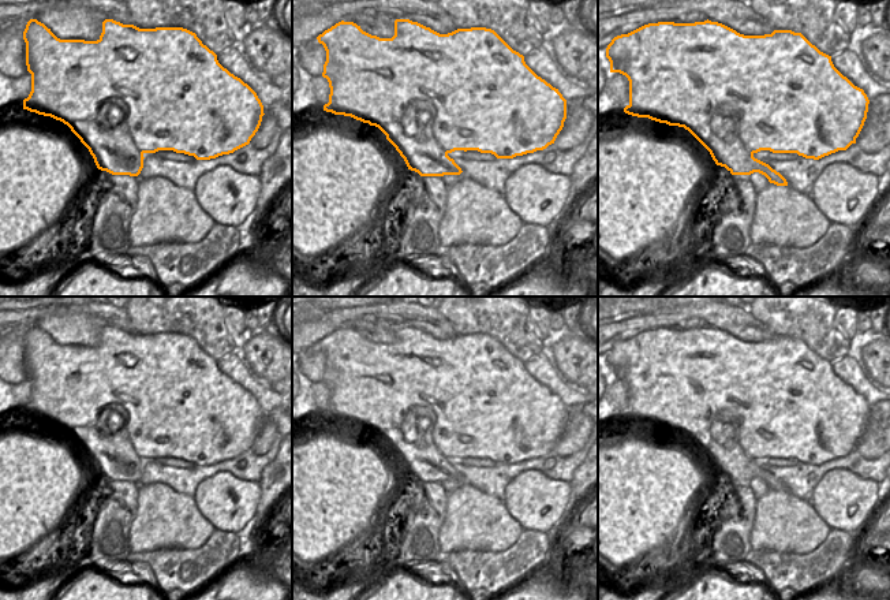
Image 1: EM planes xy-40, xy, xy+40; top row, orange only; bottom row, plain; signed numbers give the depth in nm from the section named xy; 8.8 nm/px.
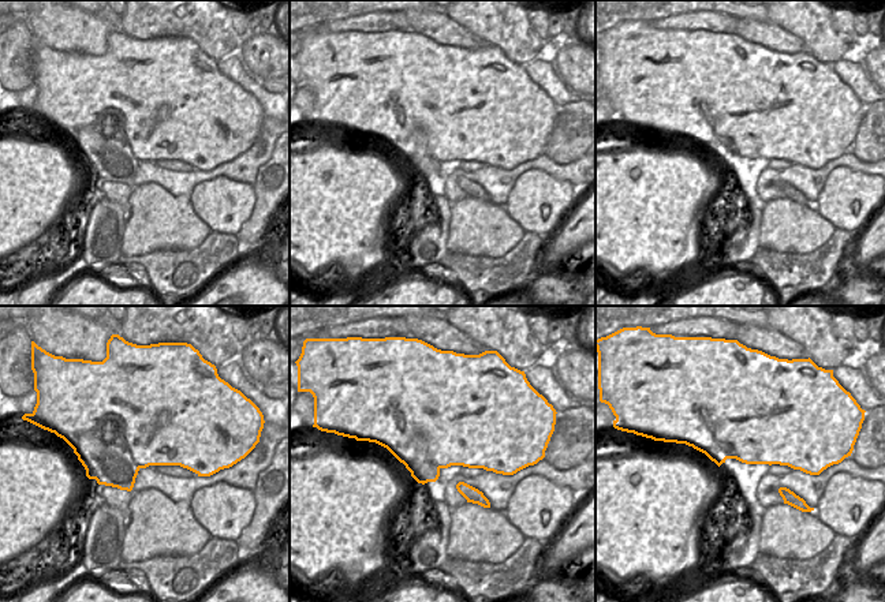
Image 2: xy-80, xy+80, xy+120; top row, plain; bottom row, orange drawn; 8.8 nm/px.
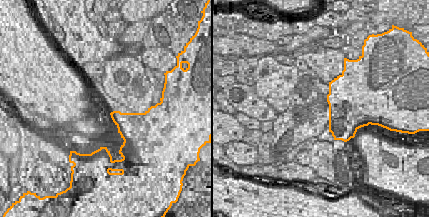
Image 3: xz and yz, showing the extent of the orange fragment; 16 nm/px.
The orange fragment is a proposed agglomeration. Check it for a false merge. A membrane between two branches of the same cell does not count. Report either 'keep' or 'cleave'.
cleave

